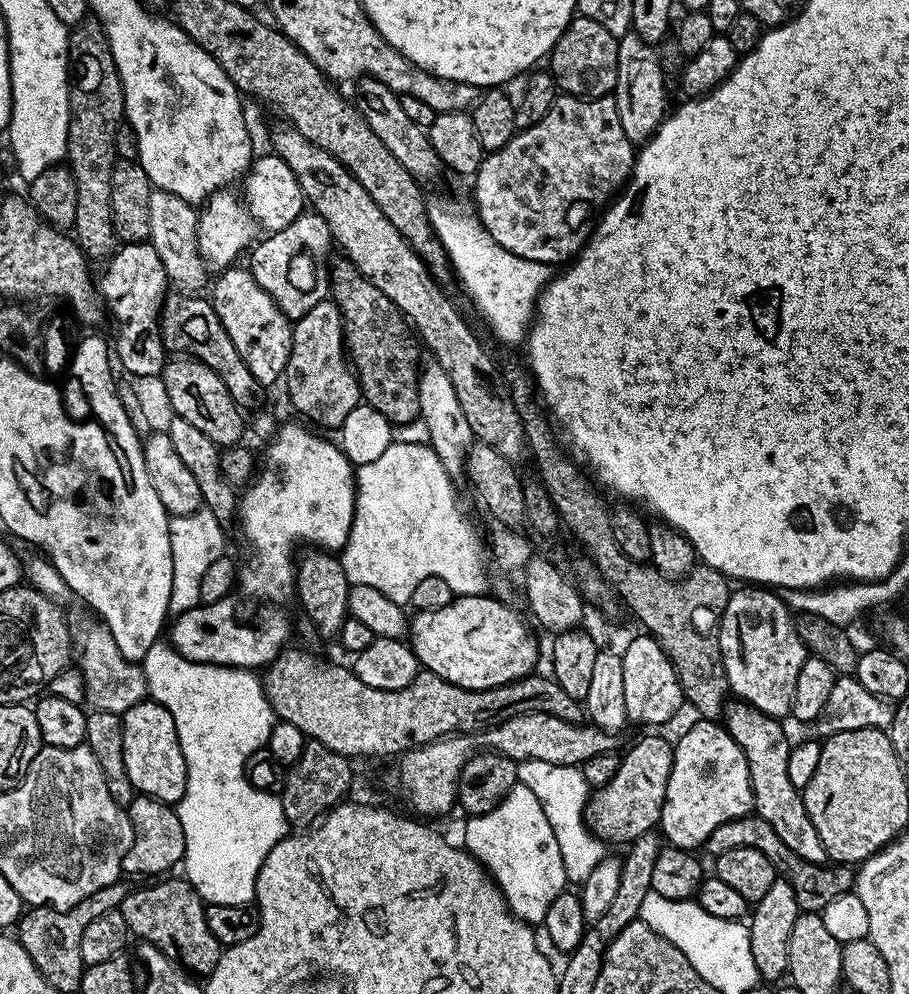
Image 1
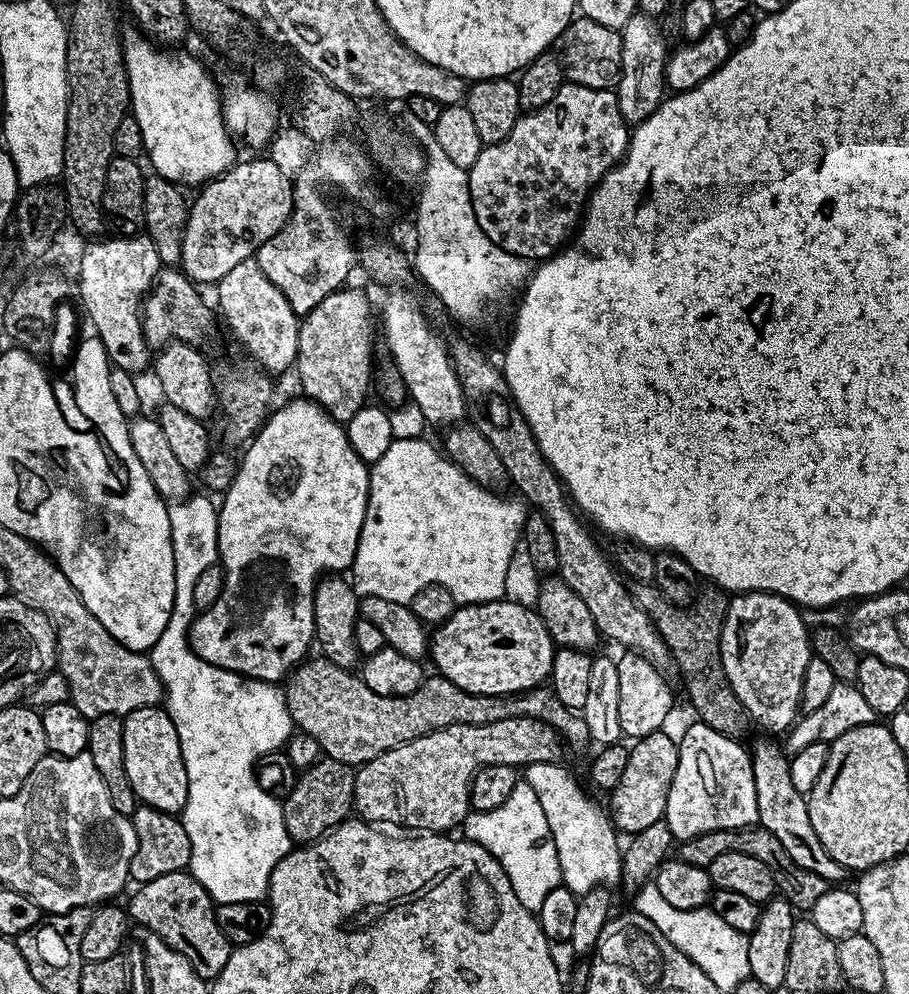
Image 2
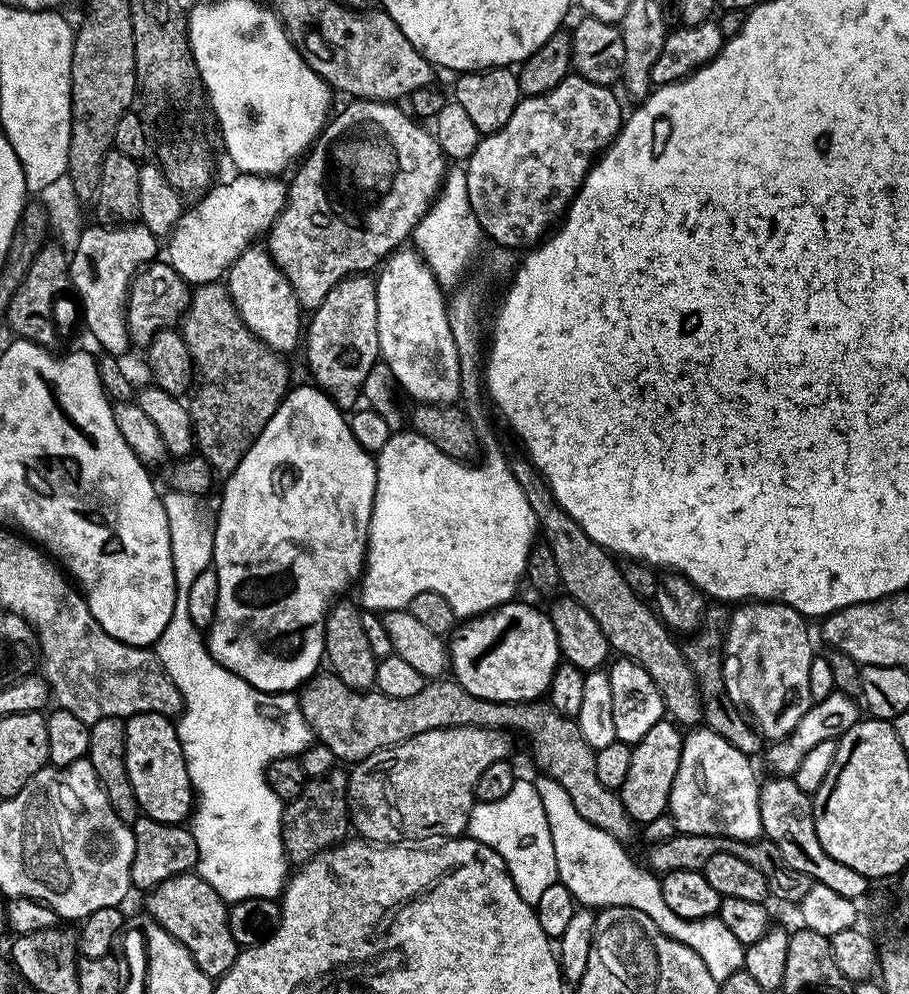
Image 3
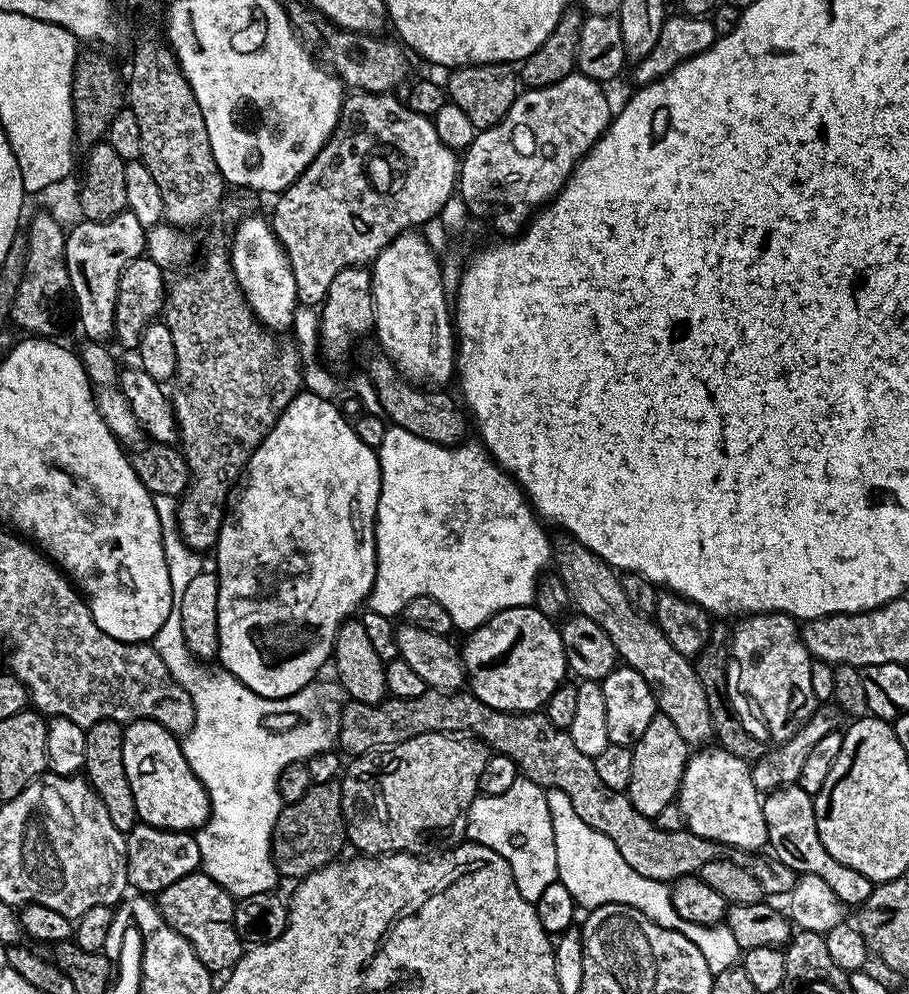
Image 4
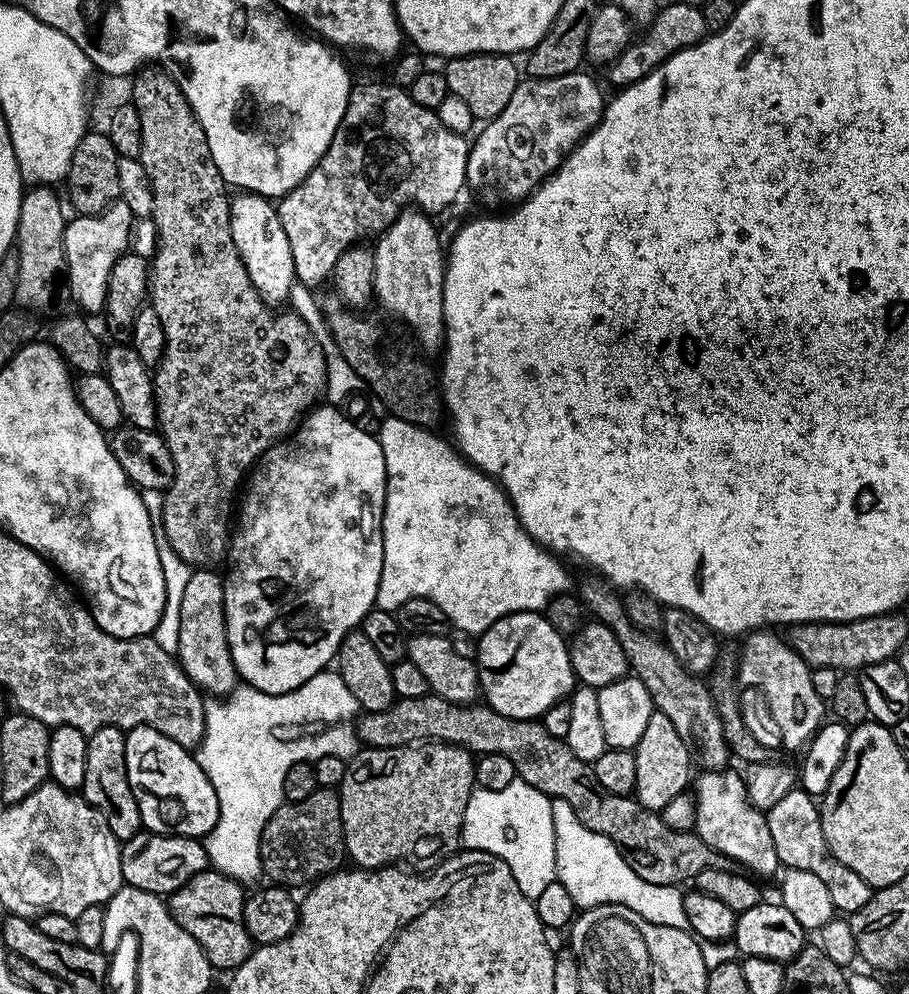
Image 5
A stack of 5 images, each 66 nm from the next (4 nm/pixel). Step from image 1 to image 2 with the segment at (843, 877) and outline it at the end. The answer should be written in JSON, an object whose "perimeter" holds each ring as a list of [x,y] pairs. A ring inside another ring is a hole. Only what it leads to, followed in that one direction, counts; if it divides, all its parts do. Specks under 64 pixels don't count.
{"perimeter":[[[759,826],[714,830],[710,834],[698,834],[689,840],[679,841],[678,858],[682,862],[690,862],[690,866],[702,866],[708,869],[710,862],[714,862],[714,858],[719,858],[721,854],[730,854],[730,850],[738,850],[738,854],[750,854],[753,858],[766,862],[766,866],[770,866],[774,874],[777,893],[792,903],[793,909],[810,910],[814,902],[818,902],[818,898],[822,898],[822,894],[826,894],[829,890],[830,881],[822,878],[822,874],[802,870],[802,866],[798,866],[798,862],[794,862],[794,858],[790,858],[790,854],[782,850],[782,842],[778,842],[778,838],[770,834],[770,830]]]}

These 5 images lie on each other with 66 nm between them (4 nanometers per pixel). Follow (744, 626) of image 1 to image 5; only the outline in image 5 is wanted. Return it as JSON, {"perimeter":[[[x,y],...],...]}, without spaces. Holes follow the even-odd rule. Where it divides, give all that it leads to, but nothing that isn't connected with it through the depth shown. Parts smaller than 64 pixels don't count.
{"perimeter":[[[757,630],[747,633],[743,637],[744,649],[738,652],[740,687],[747,691],[749,688],[753,698],[764,704],[764,716],[749,715],[747,721],[752,733],[767,738],[777,749],[800,750],[807,745],[825,719],[826,701],[818,694],[818,690],[814,690],[810,665],[788,645],[783,635],[775,636],[772,632],[775,631]]]}

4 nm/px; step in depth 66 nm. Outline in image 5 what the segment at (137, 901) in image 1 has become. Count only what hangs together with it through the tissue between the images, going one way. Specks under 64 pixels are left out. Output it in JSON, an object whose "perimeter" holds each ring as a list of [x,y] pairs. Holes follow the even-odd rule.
{"perimeter":[[[205,870],[194,874],[194,878],[190,878],[190,882],[186,882],[177,892],[171,893],[167,897],[166,903],[174,922],[178,922],[178,926],[182,926],[182,930],[186,930],[186,934],[190,934],[190,938],[194,938],[198,942],[198,946],[202,946],[202,950],[208,961],[212,963],[213,969],[238,969],[254,951],[254,942],[246,930],[246,922],[244,921],[244,901],[246,899],[244,888],[245,885],[239,880],[215,870]]]}

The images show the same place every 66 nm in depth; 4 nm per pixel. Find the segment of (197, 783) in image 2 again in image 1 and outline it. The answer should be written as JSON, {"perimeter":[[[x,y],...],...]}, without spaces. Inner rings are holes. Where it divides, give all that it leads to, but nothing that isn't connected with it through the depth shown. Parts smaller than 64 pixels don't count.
{"perimeter":[[[157,642],[154,646],[150,646],[150,650],[143,658],[142,667],[144,669],[144,677],[148,682],[148,696],[162,706],[166,706],[166,710],[170,710],[170,718],[174,718],[174,730],[178,734],[178,742],[182,746],[182,758],[186,758],[186,794],[182,794],[180,803],[175,805],[178,818],[182,822],[182,834],[186,838],[184,859],[182,861],[182,869],[184,868],[185,872],[183,872],[183,875],[188,883],[195,888],[196,893],[204,899],[205,905],[251,905],[256,898],[258,870],[262,866],[262,862],[266,862],[266,854],[270,854],[270,850],[274,850],[276,843],[284,839],[290,828],[288,820],[284,817],[279,795],[263,792],[254,786],[250,786],[250,782],[244,773],[244,767],[250,758],[250,754],[254,754],[258,749],[267,745],[272,733],[272,727],[278,722],[276,713],[273,712],[268,696],[264,692],[261,677],[255,671],[246,668],[226,668],[222,664],[199,664],[193,660],[187,660],[182,658],[182,654],[178,654],[176,649],[168,642]]]}

